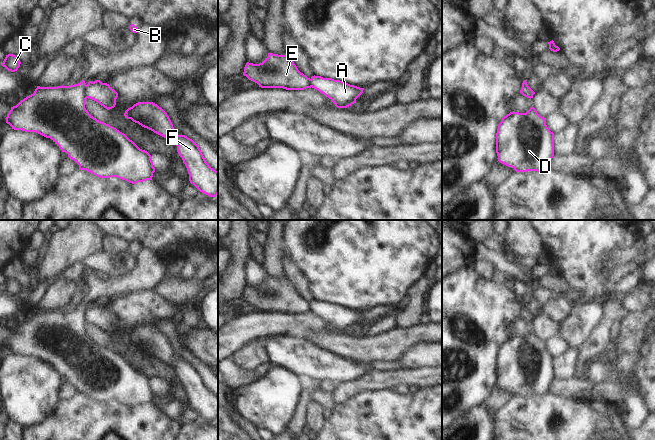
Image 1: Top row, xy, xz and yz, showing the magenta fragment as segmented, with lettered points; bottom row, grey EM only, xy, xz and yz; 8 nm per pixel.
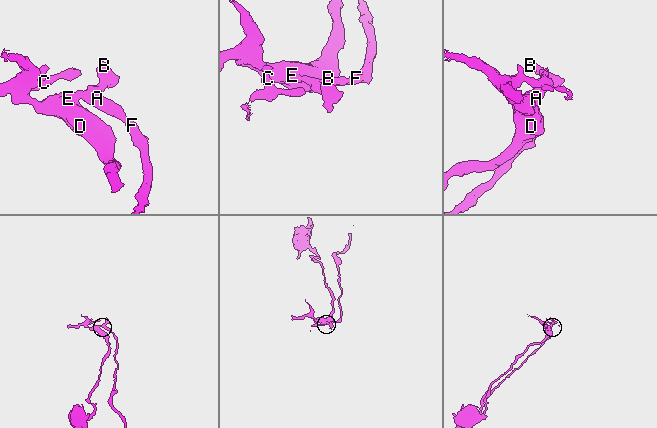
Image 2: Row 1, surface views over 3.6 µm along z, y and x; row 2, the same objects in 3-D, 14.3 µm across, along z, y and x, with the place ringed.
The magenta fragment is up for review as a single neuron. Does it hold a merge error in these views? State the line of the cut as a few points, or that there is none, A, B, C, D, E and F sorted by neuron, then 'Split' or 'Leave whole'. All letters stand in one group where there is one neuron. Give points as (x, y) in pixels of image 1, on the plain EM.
Split along xy (86, 309), (86, 319), (88, 321). Groups: A B F / C D E. Split

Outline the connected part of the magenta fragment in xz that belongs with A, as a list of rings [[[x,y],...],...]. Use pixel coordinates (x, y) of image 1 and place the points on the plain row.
[[[315,299],[311,301],[311,307],[312,312],[328,321],[337,332],[347,332],[356,327],[356,323],[364,314],[340,304]]]

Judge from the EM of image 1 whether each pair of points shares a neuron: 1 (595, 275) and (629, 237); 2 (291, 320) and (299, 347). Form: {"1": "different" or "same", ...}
{"1": "same", "2": "different"}

